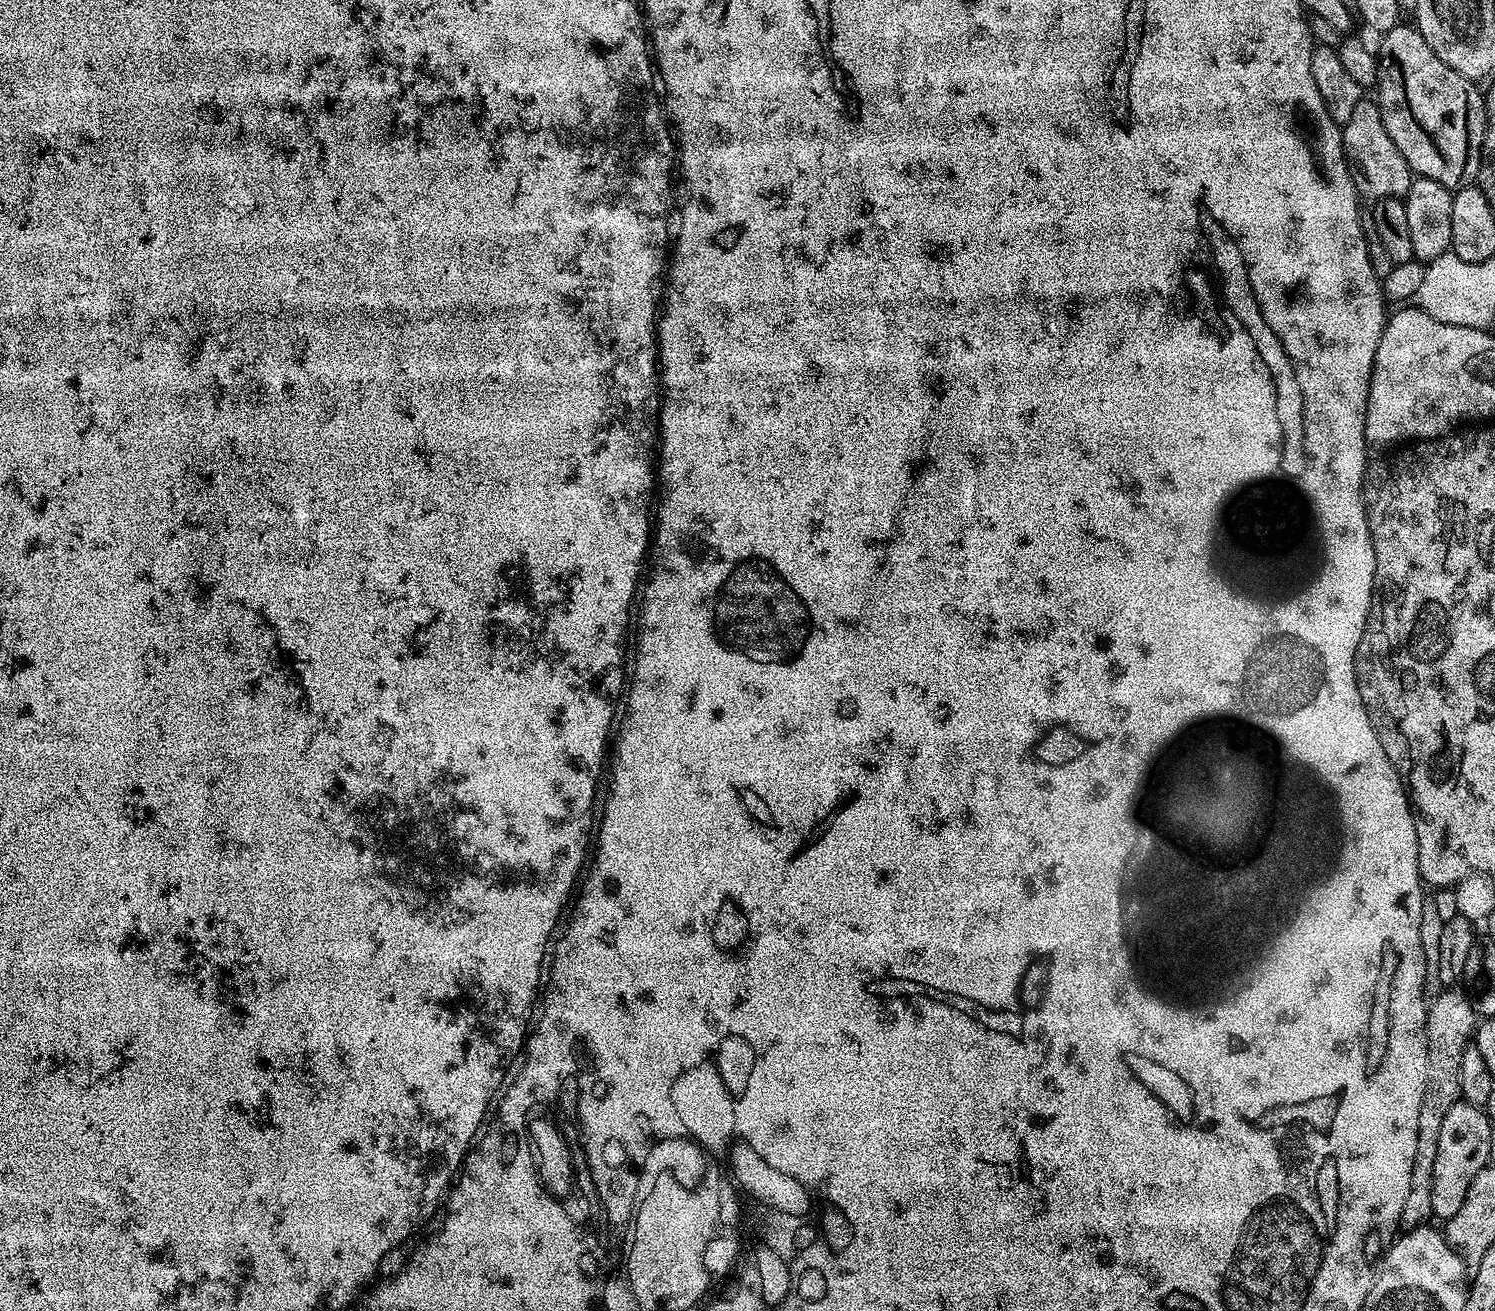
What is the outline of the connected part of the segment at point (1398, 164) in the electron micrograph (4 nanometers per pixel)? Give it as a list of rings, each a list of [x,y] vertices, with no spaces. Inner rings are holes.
[[[1361,98],[1358,106],[1354,106],[1354,114],[1350,122],[1342,126],[1344,133],[1344,154],[1352,169],[1352,181],[1356,184],[1357,193],[1361,197],[1369,196],[1369,201],[1391,200],[1408,195],[1414,179],[1414,173],[1408,167],[1406,158],[1394,146],[1390,134],[1386,134],[1386,126],[1382,122],[1380,105],[1375,99]]]

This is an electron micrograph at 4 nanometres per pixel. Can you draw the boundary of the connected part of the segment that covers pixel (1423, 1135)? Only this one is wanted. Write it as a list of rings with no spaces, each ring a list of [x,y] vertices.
[[[1459,988],[1439,991],[1436,1001],[1428,1004],[1426,1038],[1428,1039],[1428,1081],[1422,1098],[1422,1110],[1418,1110],[1418,1150],[1414,1154],[1414,1174],[1410,1178],[1410,1194],[1402,1205],[1400,1228],[1411,1230],[1427,1225],[1433,1219],[1430,1206],[1430,1186],[1434,1174],[1434,1158],[1438,1154],[1438,1133],[1442,1131],[1442,1118],[1446,1118],[1450,1106],[1461,1103],[1462,1054],[1470,1047],[1470,1041],[1478,1027],[1476,1009],[1471,999]]]

